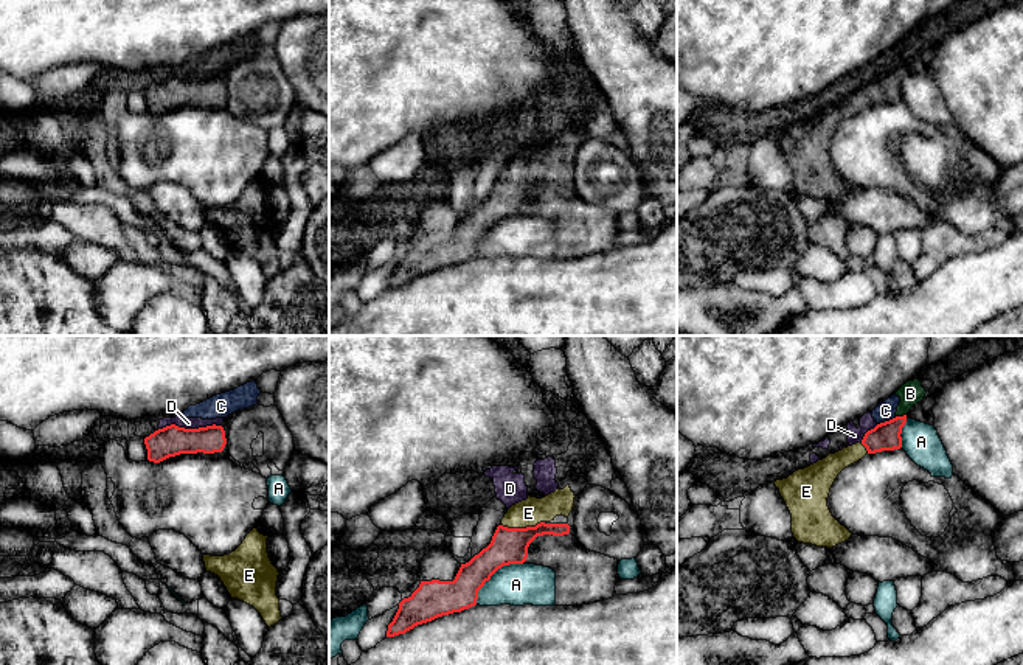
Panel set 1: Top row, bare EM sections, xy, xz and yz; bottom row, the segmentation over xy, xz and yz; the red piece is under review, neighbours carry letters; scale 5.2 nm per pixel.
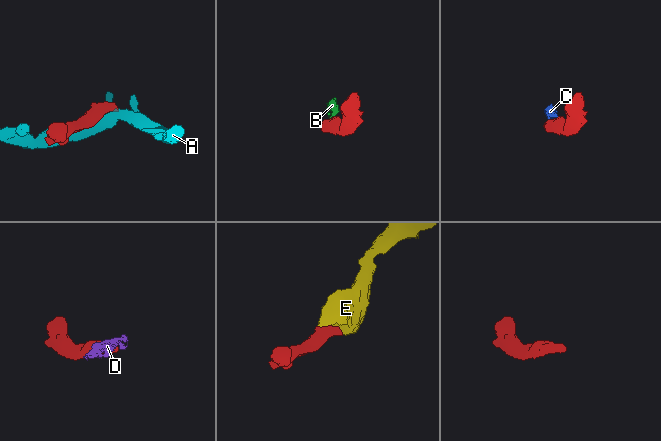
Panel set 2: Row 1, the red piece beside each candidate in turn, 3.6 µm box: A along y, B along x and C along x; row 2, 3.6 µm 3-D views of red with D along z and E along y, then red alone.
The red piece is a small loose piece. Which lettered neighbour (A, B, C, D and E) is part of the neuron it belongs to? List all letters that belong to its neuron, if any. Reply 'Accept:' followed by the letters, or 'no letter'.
Accept: E

